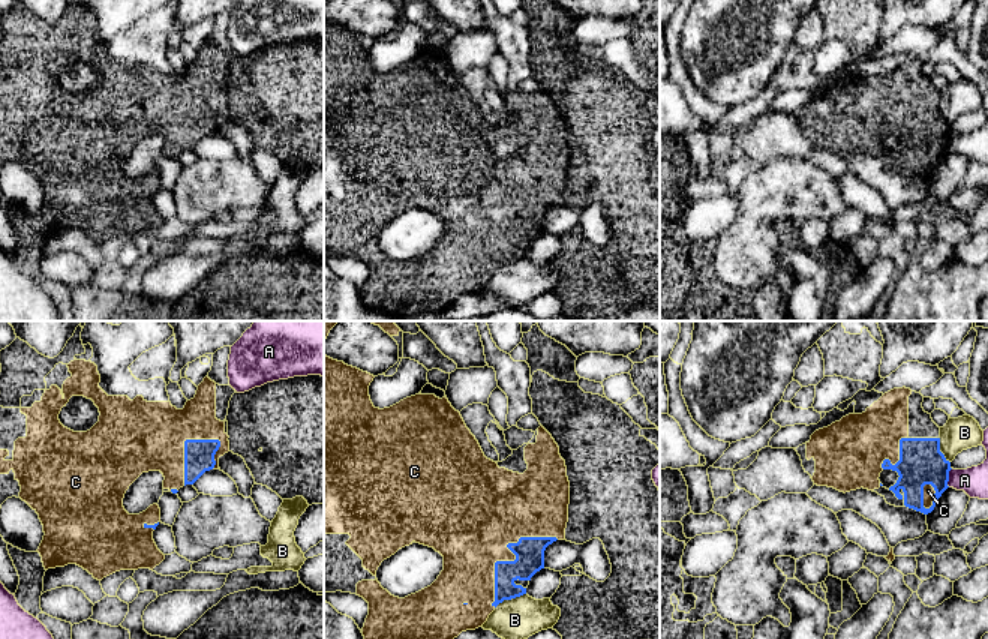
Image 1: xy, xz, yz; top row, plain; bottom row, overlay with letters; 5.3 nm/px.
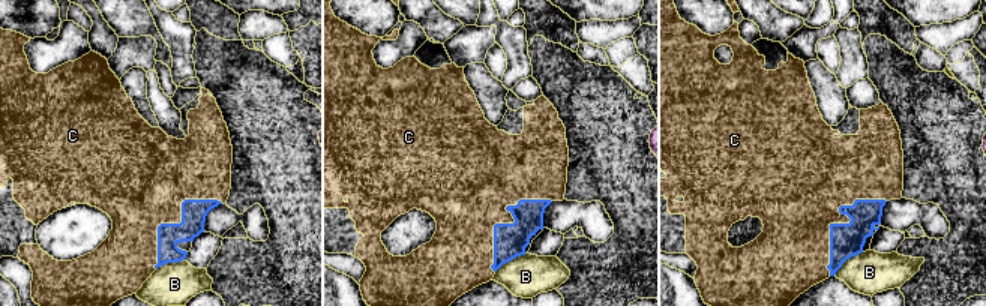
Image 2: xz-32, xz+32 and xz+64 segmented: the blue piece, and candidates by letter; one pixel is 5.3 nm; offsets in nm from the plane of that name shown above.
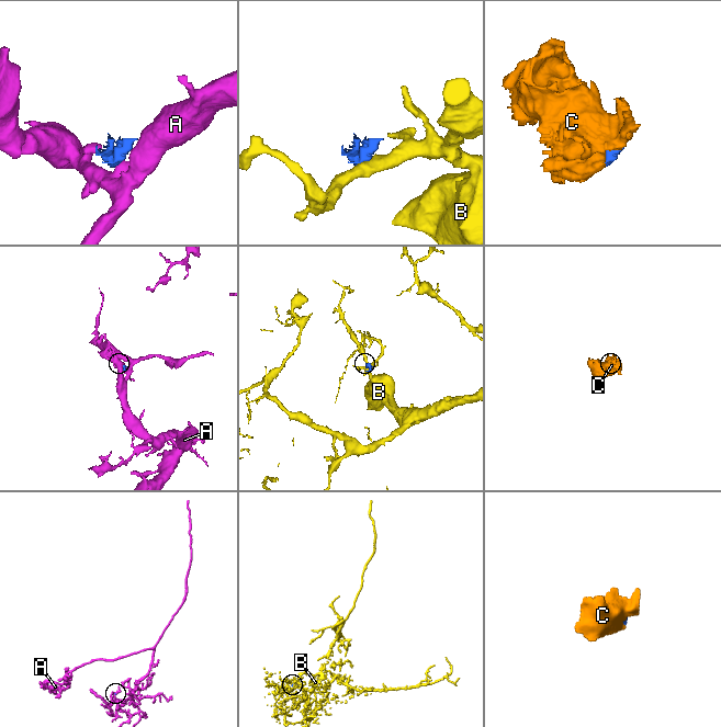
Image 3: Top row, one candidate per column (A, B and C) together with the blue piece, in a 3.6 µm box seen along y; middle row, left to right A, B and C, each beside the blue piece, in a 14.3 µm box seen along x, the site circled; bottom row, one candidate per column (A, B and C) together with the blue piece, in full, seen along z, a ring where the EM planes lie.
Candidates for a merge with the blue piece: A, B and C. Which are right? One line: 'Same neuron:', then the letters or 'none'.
Same neuron: C

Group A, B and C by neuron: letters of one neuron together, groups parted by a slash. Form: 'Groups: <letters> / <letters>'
Groups: A / B / C

